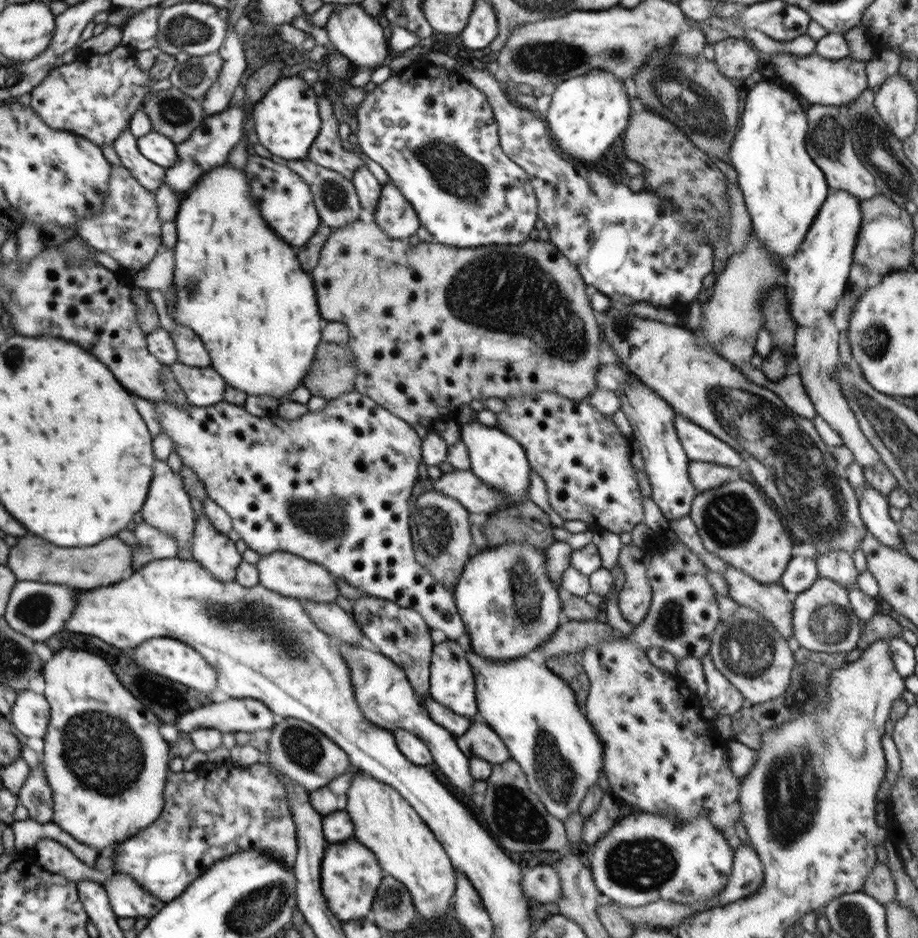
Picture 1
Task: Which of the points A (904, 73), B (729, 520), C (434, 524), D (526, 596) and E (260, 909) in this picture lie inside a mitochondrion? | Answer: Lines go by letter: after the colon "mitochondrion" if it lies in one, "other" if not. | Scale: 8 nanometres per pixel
A: other
B: mitochondrion
C: mitochondrion
D: mitochondrion
E: mitochondrion

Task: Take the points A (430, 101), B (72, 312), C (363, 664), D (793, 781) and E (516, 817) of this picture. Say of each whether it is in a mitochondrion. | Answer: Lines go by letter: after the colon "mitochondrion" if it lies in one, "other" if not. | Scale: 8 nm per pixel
A: other
B: other
C: mitochondrion
D: mitochondrion
E: mitochondrion

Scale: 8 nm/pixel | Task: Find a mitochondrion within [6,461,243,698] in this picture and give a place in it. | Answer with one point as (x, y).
(34, 610)

